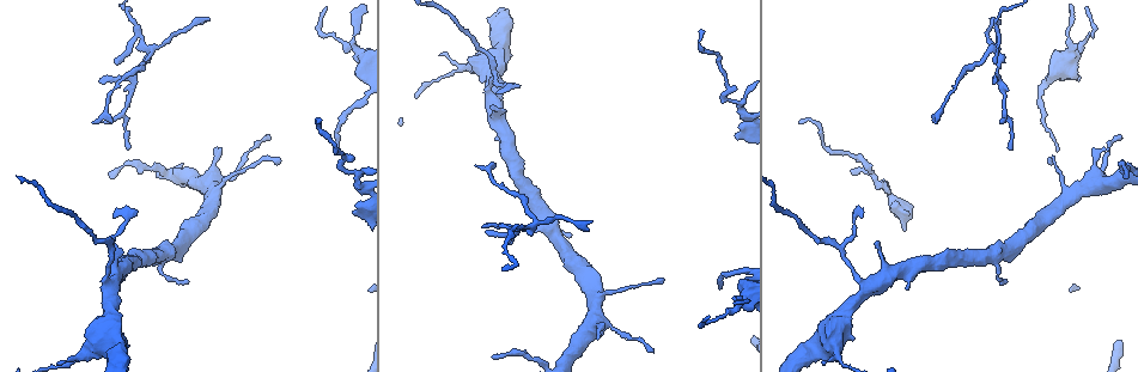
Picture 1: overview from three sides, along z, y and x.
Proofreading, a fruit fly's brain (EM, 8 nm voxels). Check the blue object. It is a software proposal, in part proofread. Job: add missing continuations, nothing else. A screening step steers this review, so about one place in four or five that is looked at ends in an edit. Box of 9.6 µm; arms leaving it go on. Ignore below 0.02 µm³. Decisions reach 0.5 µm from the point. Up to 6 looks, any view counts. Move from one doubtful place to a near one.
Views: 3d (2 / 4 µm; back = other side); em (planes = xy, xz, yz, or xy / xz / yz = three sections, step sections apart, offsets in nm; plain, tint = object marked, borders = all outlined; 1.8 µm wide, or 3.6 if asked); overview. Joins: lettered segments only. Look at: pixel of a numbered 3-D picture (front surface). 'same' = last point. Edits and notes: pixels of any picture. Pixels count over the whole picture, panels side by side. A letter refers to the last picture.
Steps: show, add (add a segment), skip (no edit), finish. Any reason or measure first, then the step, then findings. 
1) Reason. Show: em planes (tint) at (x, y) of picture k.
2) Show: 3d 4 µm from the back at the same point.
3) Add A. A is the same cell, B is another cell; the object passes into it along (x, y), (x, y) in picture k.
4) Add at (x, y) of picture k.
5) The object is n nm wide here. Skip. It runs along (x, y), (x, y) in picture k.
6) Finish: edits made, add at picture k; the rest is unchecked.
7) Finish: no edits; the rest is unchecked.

An open end. Show: em yz step 8 (tint) at (704, 32) of picture 1.

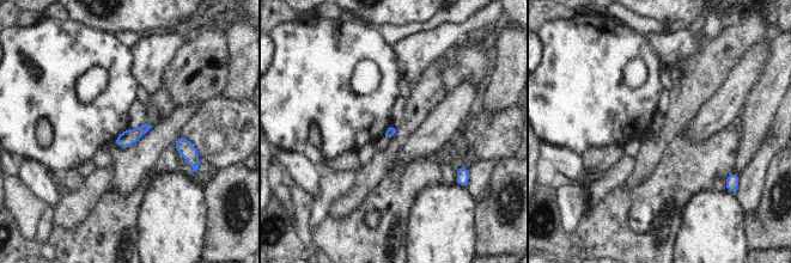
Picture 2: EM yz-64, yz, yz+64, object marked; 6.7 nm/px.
Cut it another way. Show: em planes (borders) at the same point.

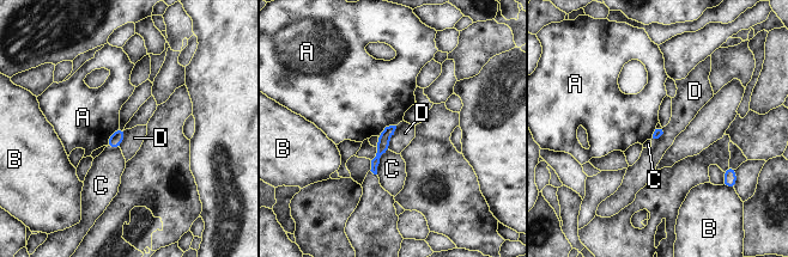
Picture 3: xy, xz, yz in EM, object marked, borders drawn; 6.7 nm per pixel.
Skip. A, B, C and D are other cells; a border runs along (396, 126), (389, 139), (388, 150) in picture 3; none of them fits.

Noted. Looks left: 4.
Thin end. Show: 3d 4 µm at (591, 222) of picture 1.

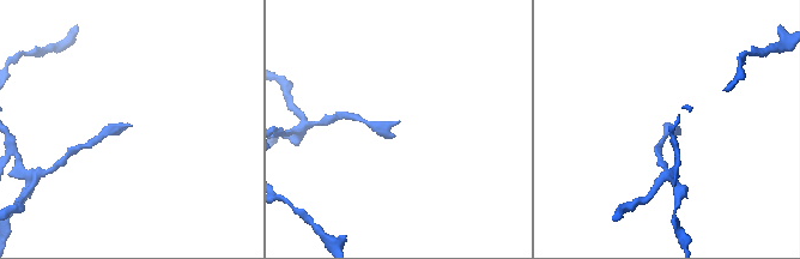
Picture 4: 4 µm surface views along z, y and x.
Shape alone is not enough. Show: em planes (tint) at (127, 126) of picture 4.

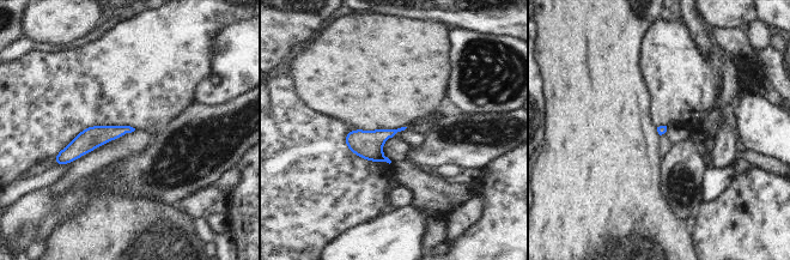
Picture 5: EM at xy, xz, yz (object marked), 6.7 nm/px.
Show: em planes (borders) at the same point.

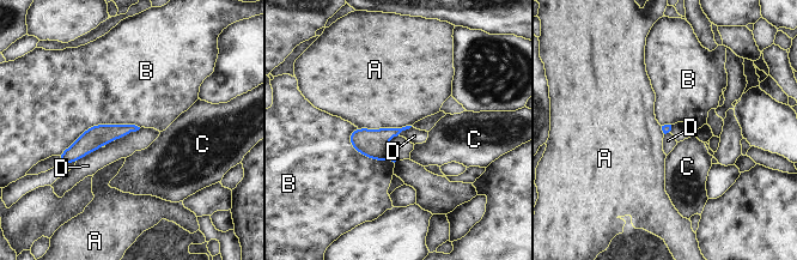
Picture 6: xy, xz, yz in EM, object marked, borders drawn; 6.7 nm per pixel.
Skip. A, B, C and D are other cells; it runs along (133, 128), (99, 134), (64, 157) in picture 6; no lettered segment goes on from it.

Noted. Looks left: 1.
An open end. Show: em 3.6 µm planes (borders) at (597, 339) of picture 1.

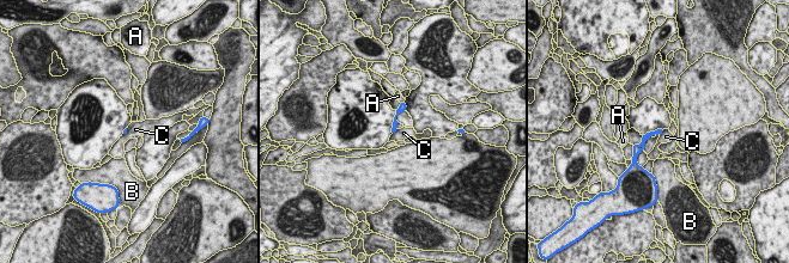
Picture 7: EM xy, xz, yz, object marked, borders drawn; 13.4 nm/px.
The longest contact is with B, 200 nm. Skip. A, B and C are other cells; a border runs along (396, 129), (393, 133) in picture 7; none of them fits.

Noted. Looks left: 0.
Finish: no edits; the rest is unchecked.

